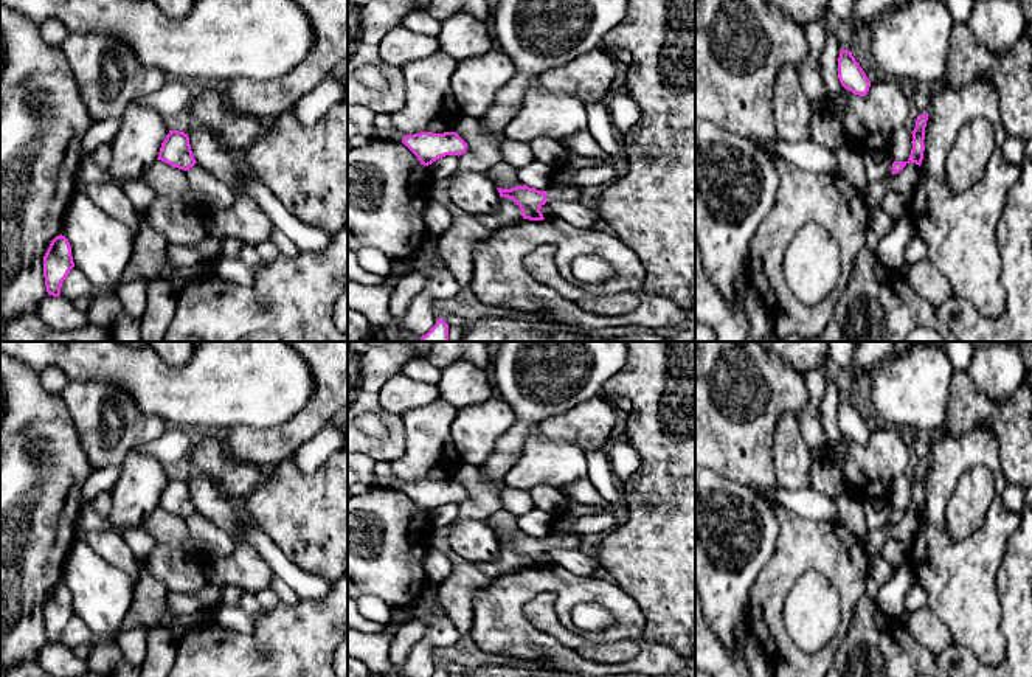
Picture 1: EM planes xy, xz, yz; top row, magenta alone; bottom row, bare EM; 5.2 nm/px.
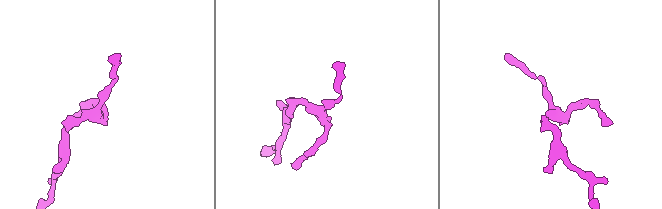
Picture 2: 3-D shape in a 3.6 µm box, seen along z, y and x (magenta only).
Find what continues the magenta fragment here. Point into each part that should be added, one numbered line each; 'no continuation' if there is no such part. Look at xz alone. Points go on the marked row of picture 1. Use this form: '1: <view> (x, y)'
1: xz (574, 193)

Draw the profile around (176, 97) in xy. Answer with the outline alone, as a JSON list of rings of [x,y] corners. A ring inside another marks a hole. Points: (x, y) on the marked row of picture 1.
[[[168,78],[166,84],[143,98],[133,99],[132,104],[155,109],[163,118],[174,118],[189,110],[196,93],[188,81]]]

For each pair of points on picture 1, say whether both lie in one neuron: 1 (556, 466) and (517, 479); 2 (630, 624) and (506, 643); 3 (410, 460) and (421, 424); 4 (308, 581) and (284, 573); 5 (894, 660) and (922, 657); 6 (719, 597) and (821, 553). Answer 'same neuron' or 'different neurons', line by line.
1: same neuron
2: same neuron
3: same neuron
4: same neuron
5: same neuron
6: different neurons

